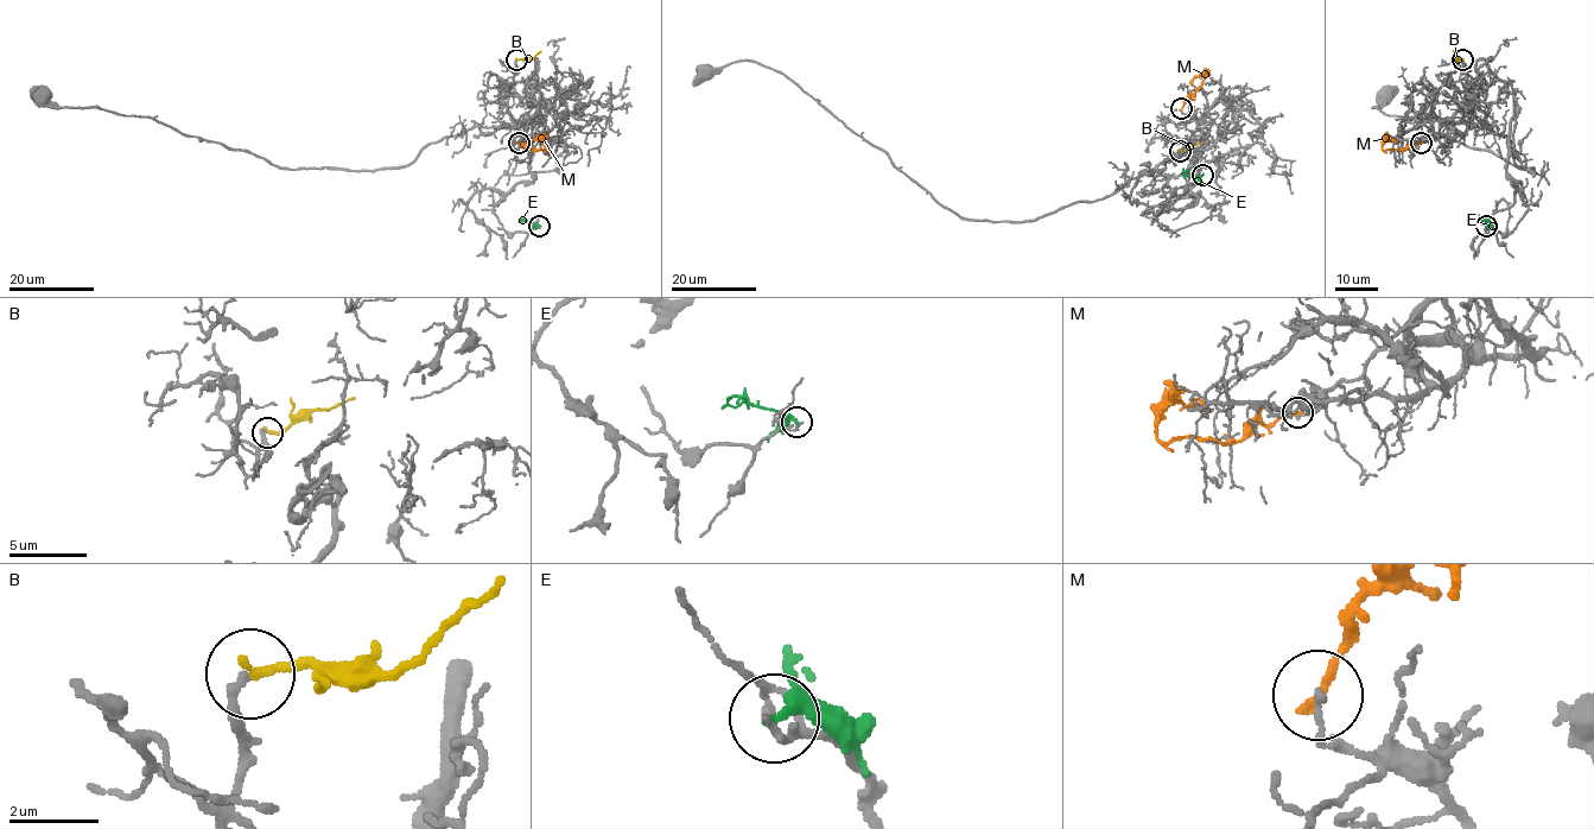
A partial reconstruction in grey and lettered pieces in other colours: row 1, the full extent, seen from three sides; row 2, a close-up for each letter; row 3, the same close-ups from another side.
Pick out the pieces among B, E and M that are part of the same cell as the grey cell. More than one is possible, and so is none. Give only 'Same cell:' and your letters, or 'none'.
Same cell: B

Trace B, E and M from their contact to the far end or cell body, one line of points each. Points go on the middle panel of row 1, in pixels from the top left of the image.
B: (1179, 150), (1204, 140)
E: (1201, 175), (1189, 176), (1182, 169)
M: (1181, 108), (1208, 71), (1199, 74), (1191, 84)

